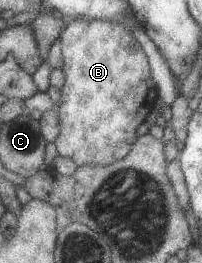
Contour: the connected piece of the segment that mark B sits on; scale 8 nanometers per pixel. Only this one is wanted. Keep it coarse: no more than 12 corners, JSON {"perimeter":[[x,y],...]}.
{"perimeter":[[65,22],[62,161],[106,167],[158,103],[125,24]]}

